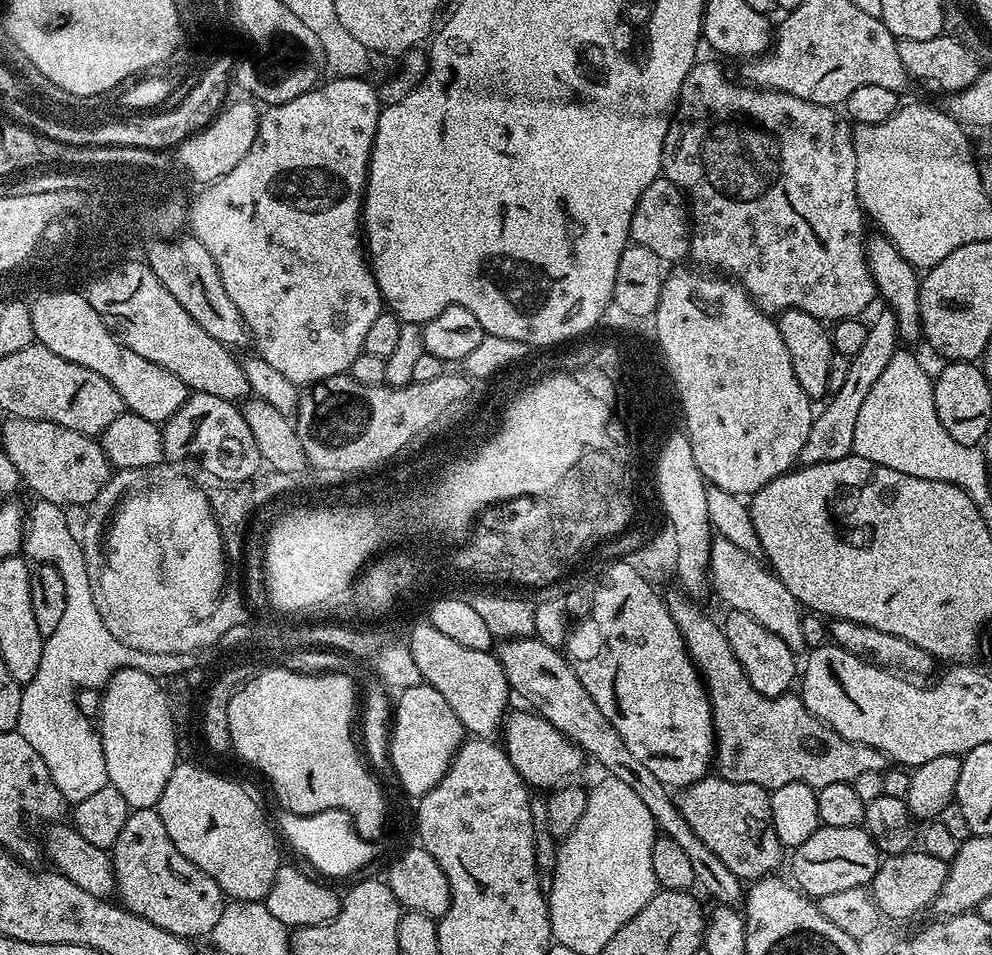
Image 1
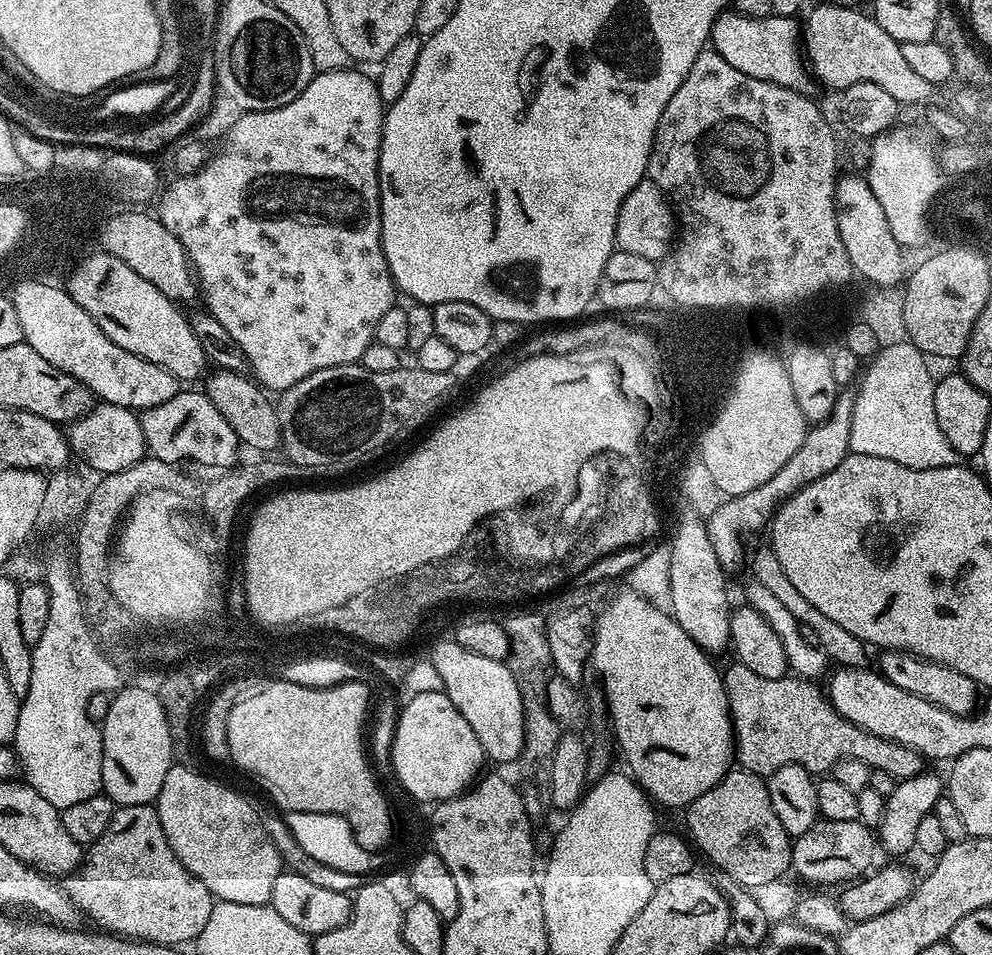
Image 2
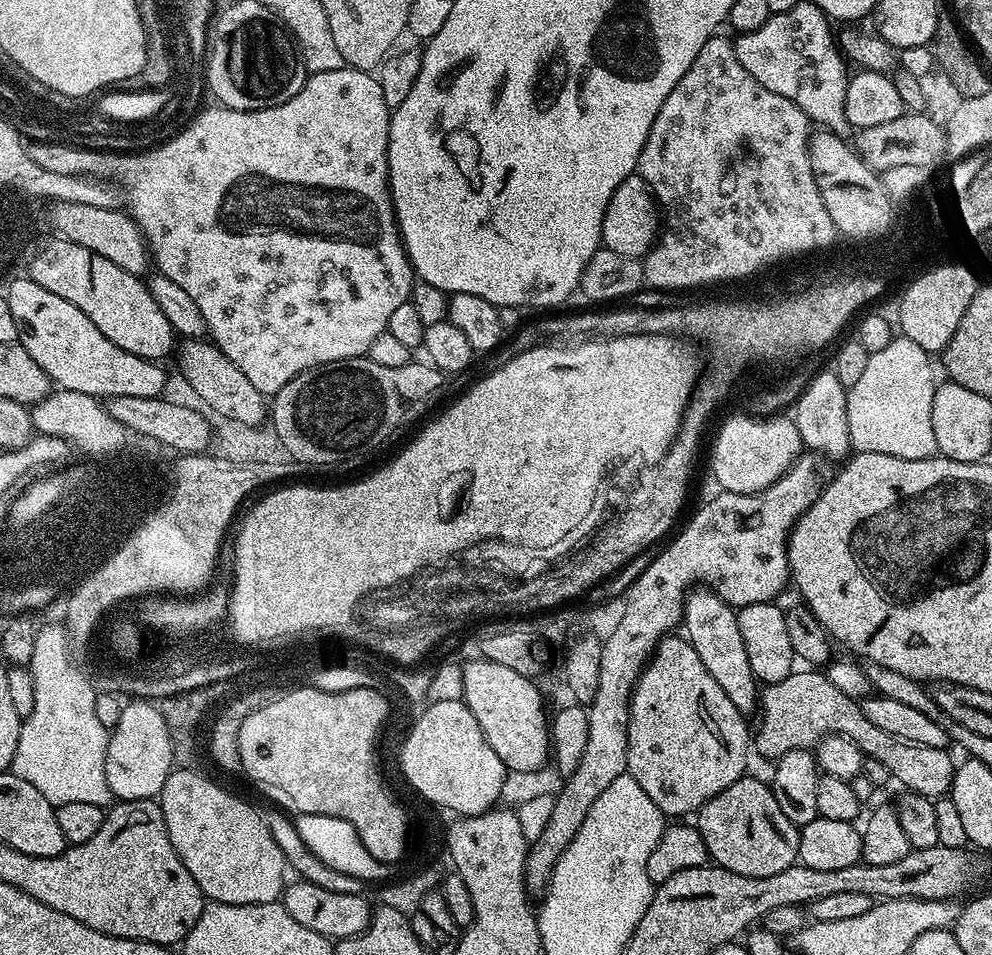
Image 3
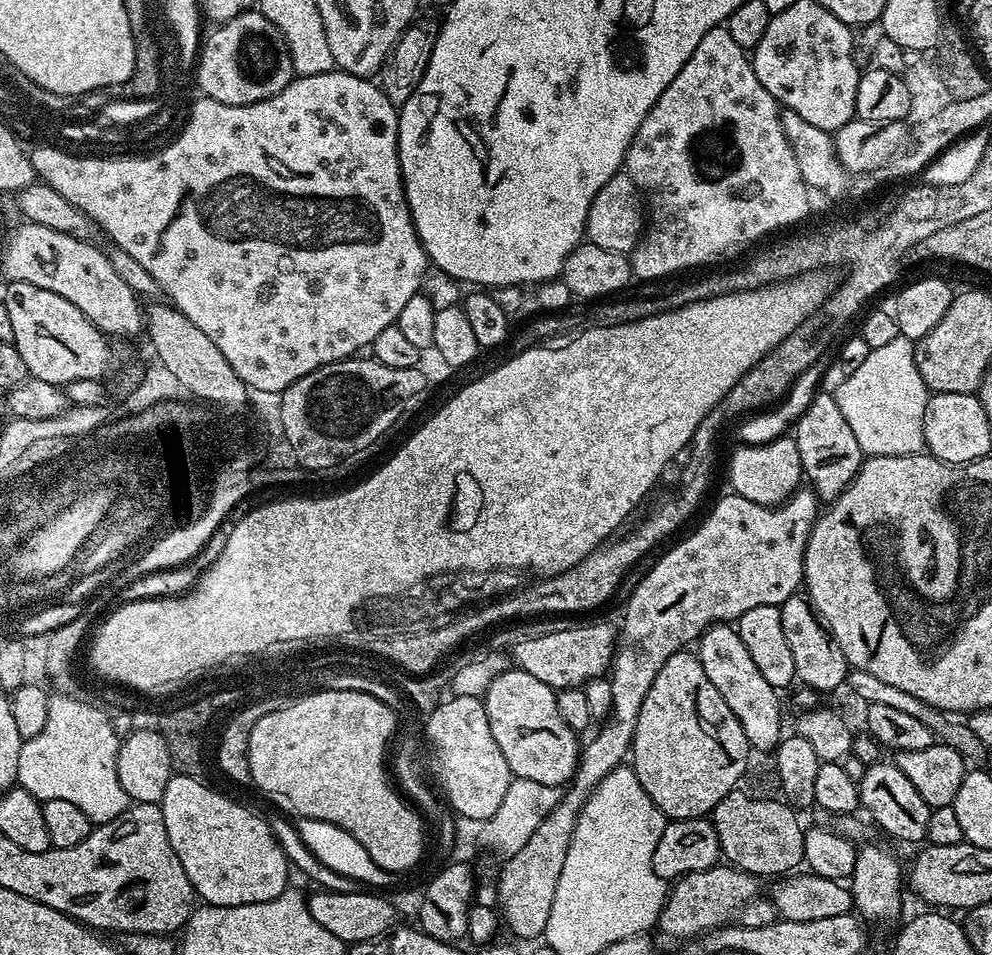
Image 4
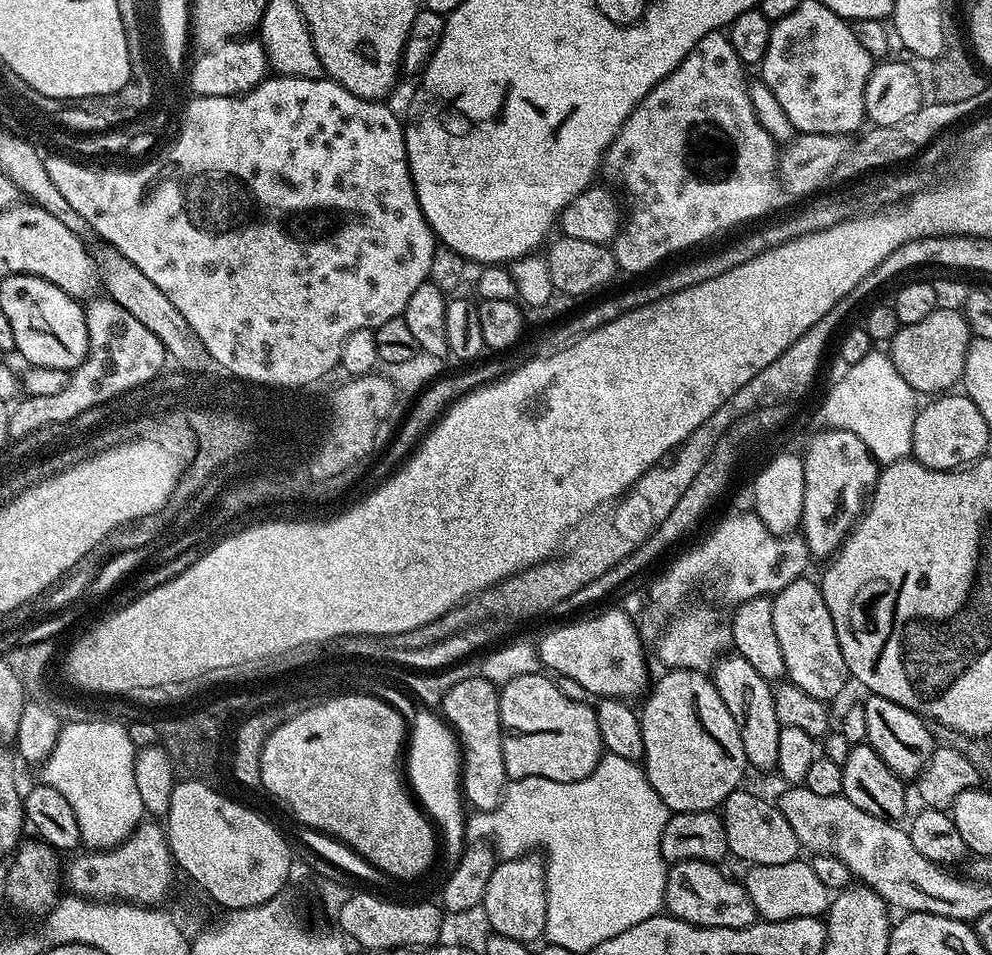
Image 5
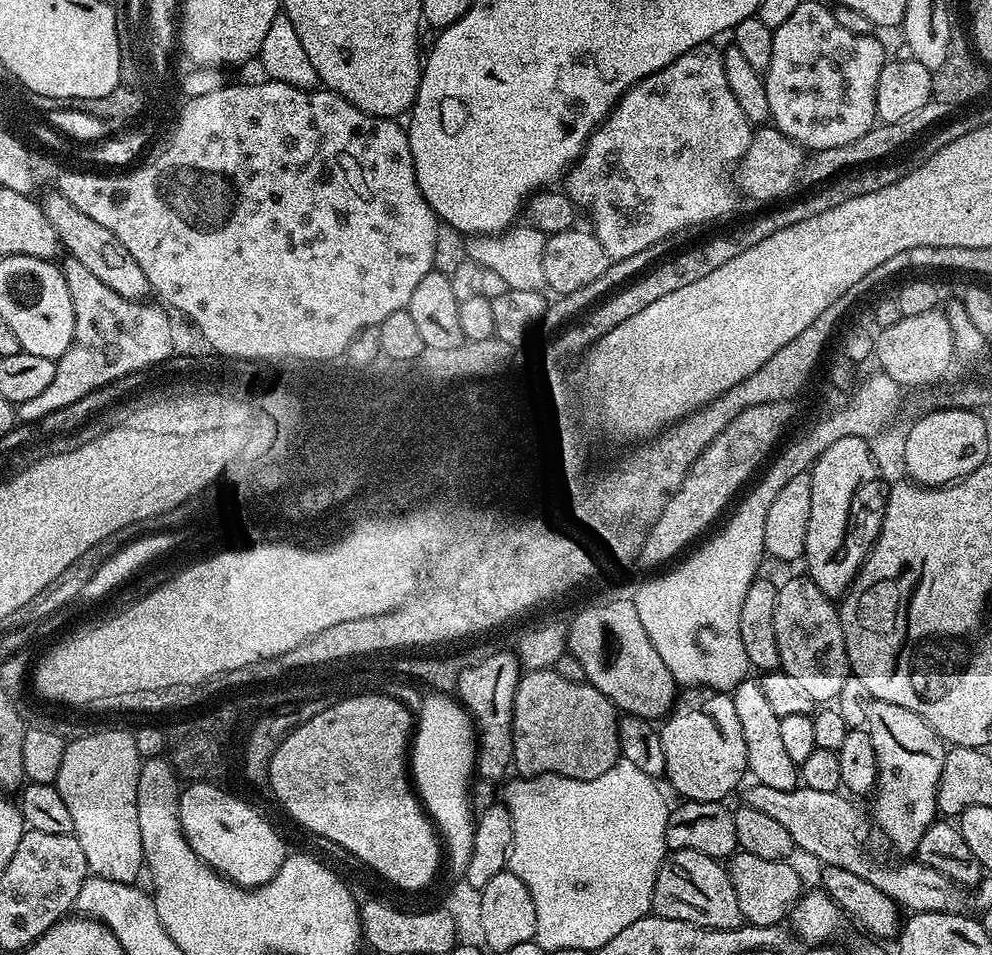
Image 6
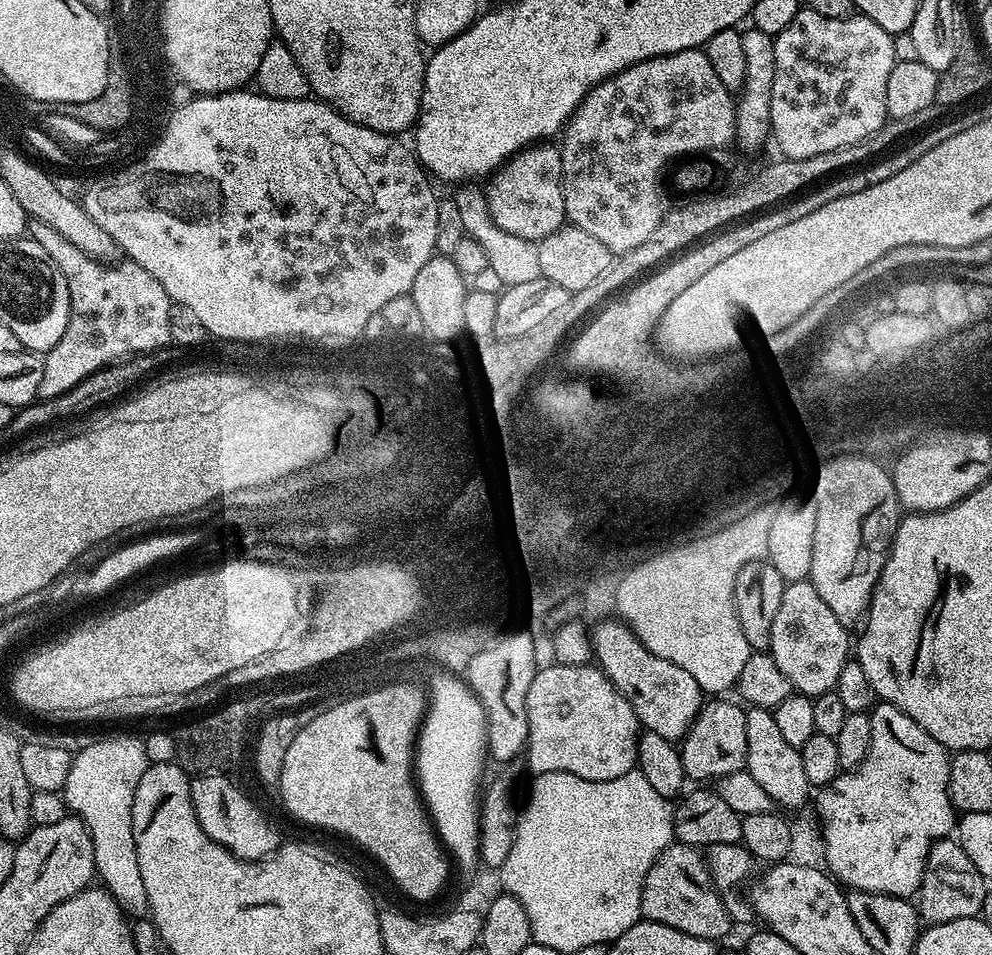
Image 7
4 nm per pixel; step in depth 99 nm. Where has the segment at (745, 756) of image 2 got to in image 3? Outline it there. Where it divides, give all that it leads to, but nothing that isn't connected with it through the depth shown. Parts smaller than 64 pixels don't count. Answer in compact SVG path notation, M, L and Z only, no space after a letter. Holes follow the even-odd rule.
M793 670L782 682L769 684L759 693L758 715L760 725L754 728L754 748L764 756L779 758L790 750L815 749L824 736L845 736L858 746L865 757L886 766L889 777L901 785L901 789L917 792L930 801L947 797L952 791L952 779L956 773L957 761L952 760L948 748L931 748L899 740L894 734L874 726L864 716L861 705L846 698L842 690L828 680L820 670Z

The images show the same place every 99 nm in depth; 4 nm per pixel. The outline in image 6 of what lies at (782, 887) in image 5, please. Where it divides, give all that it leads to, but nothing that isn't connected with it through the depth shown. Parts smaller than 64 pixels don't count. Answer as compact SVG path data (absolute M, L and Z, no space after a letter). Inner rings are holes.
M740 850L727 861L726 867L734 892L738 896L738 905L743 923L754 926L783 925L792 915L806 885L791 868L788 860L758 858L758 854Z

